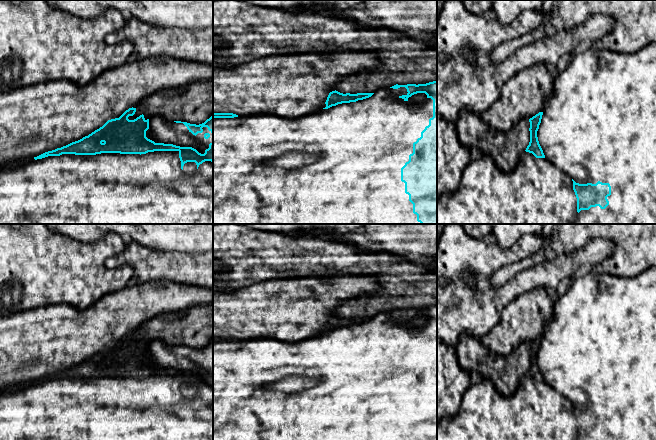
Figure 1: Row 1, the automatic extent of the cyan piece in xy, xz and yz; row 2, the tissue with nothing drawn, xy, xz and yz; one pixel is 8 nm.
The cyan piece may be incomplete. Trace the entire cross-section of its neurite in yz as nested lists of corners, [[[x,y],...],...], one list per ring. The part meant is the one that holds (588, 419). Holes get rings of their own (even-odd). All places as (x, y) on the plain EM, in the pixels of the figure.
[[[656,268],[642,271],[634,278],[611,275],[598,269],[578,274],[569,289],[554,303],[553,313],[543,336],[529,343],[530,366],[526,376],[546,382],[569,399],[577,422],[578,440],[656,440]]]

